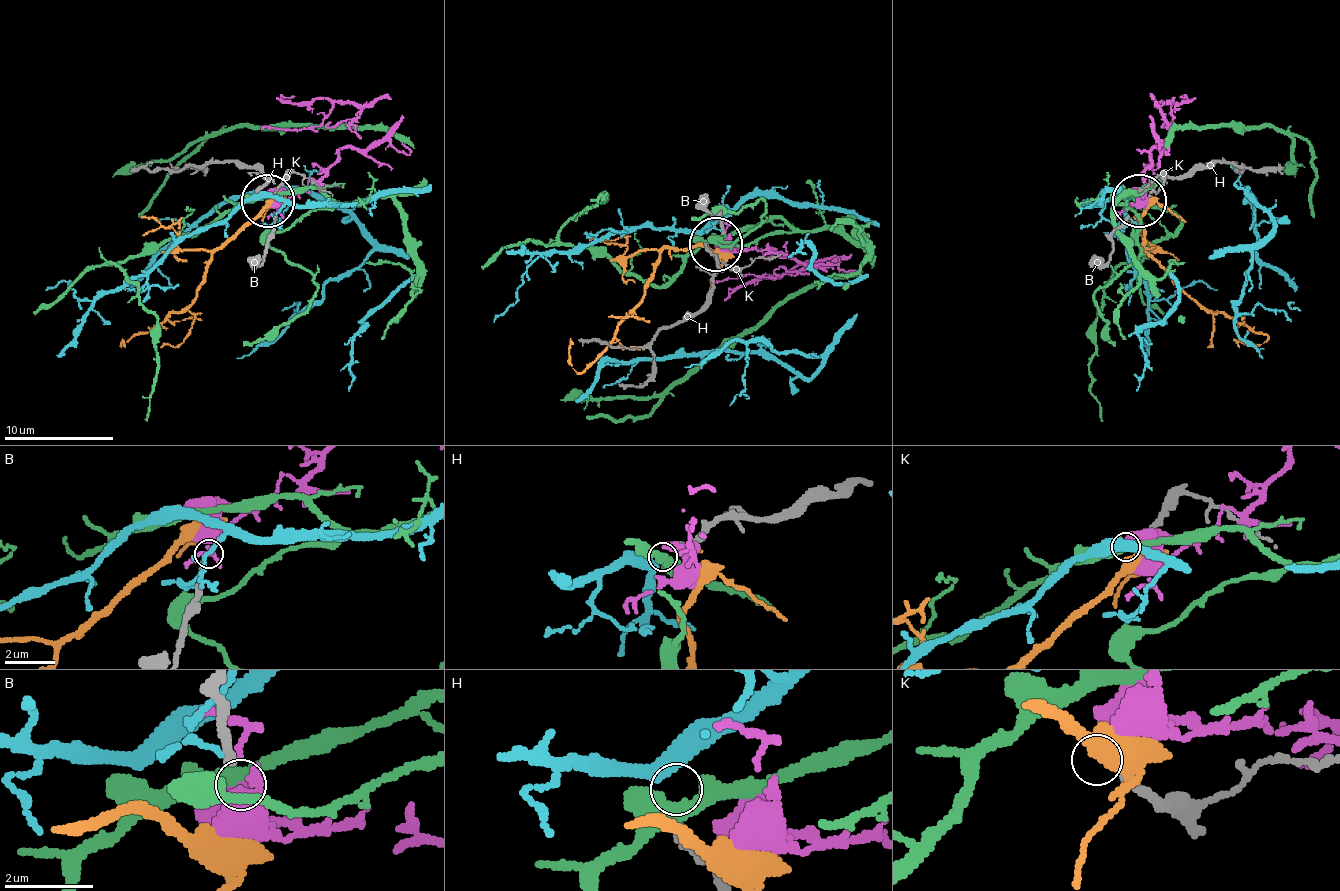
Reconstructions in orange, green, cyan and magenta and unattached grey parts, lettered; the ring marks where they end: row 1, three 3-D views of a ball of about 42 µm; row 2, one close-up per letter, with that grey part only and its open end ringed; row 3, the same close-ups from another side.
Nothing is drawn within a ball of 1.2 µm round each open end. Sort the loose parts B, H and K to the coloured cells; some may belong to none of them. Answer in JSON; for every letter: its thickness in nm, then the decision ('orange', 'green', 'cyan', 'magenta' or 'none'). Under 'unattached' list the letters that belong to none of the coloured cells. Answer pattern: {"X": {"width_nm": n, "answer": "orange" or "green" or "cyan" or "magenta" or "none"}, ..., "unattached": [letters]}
{"B": {"width_nm": 180, "answer": "magenta"}, "H": {"width_nm": 280, "answer": "cyan"}, "K": {"width_nm": 180, "answer": "none"}, "unattached": ["K"]}

